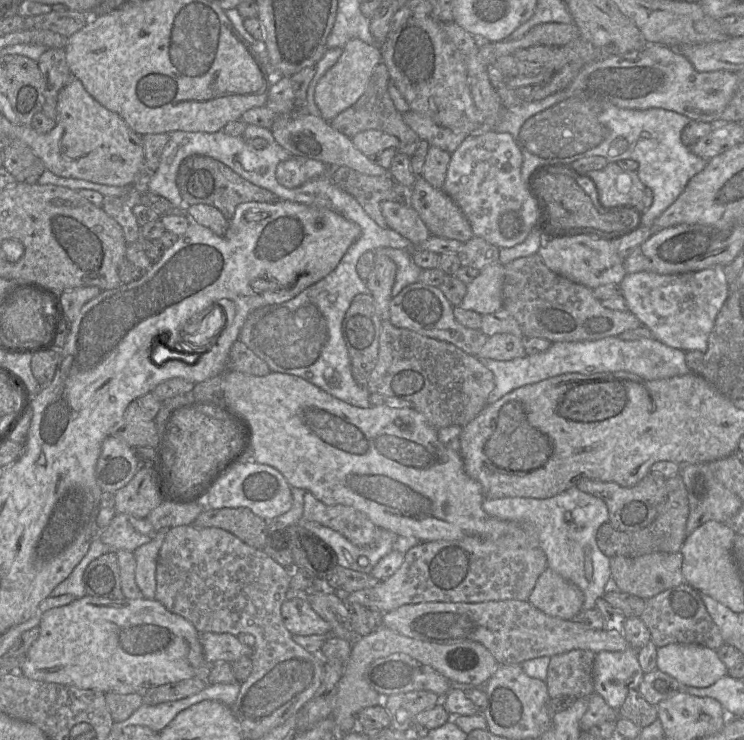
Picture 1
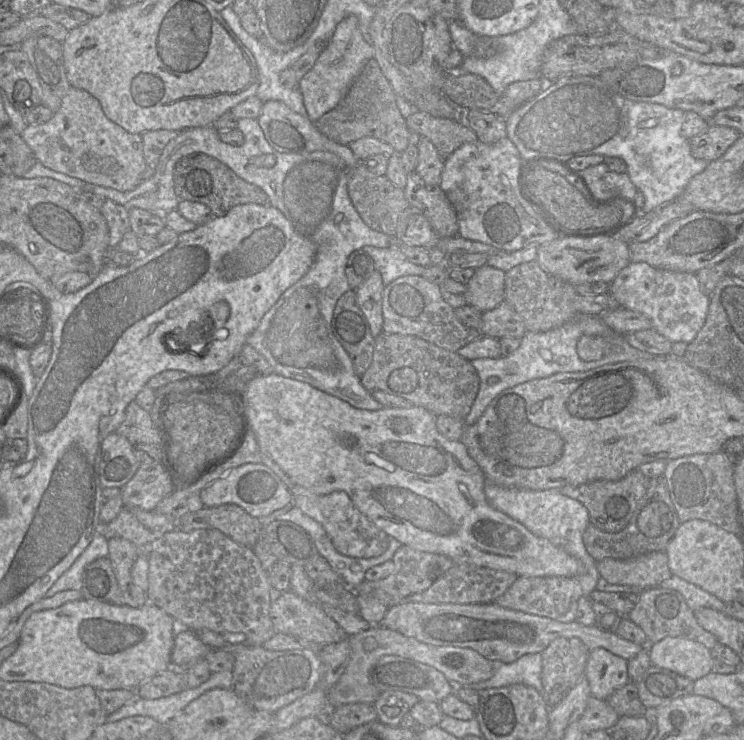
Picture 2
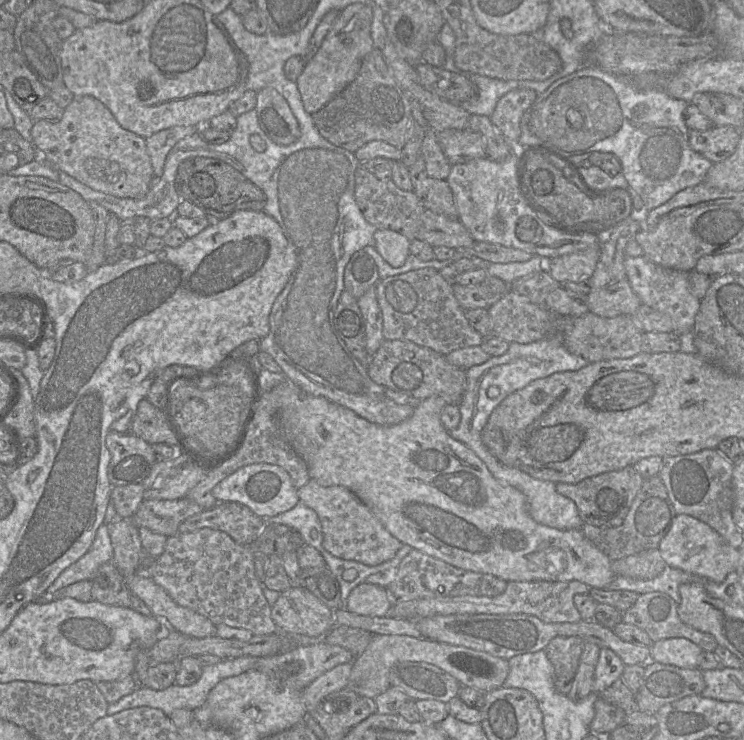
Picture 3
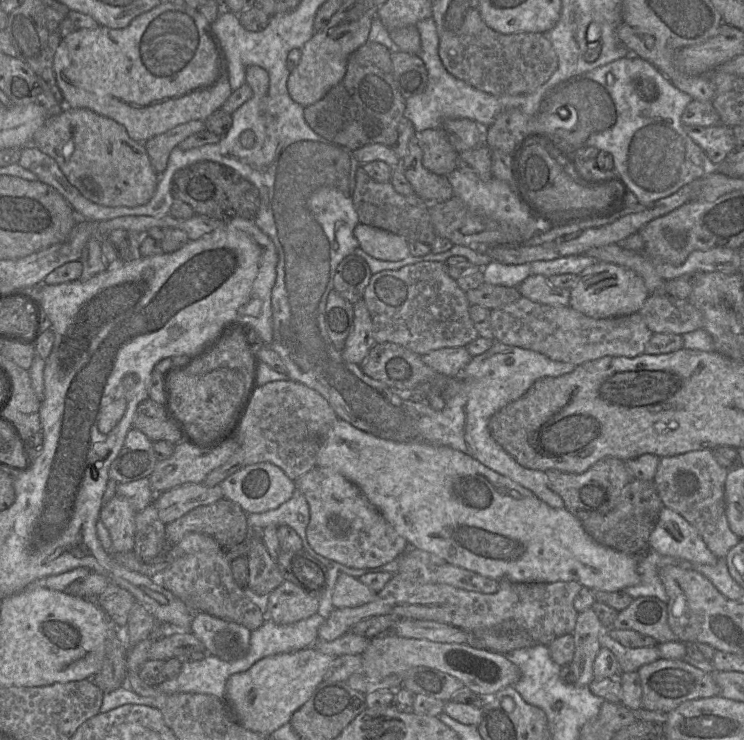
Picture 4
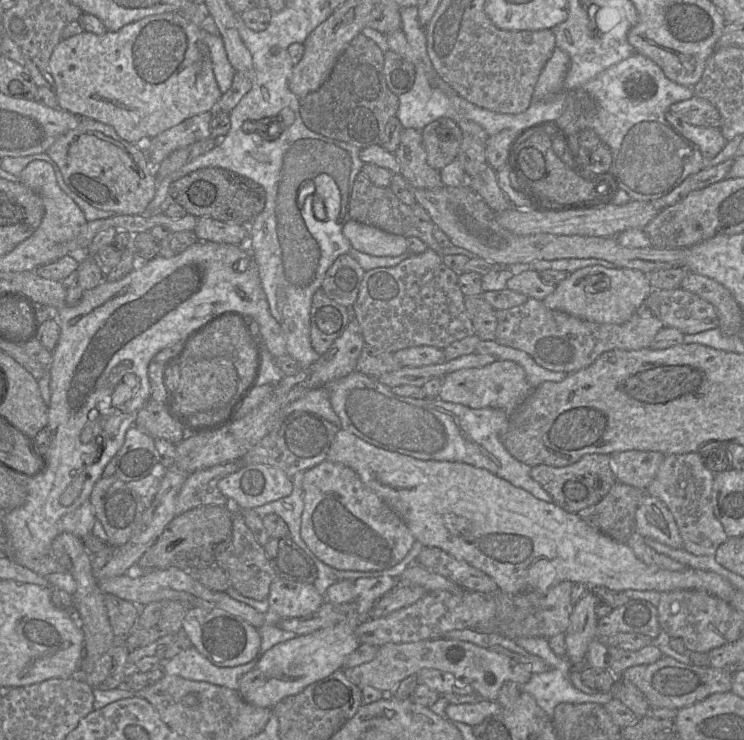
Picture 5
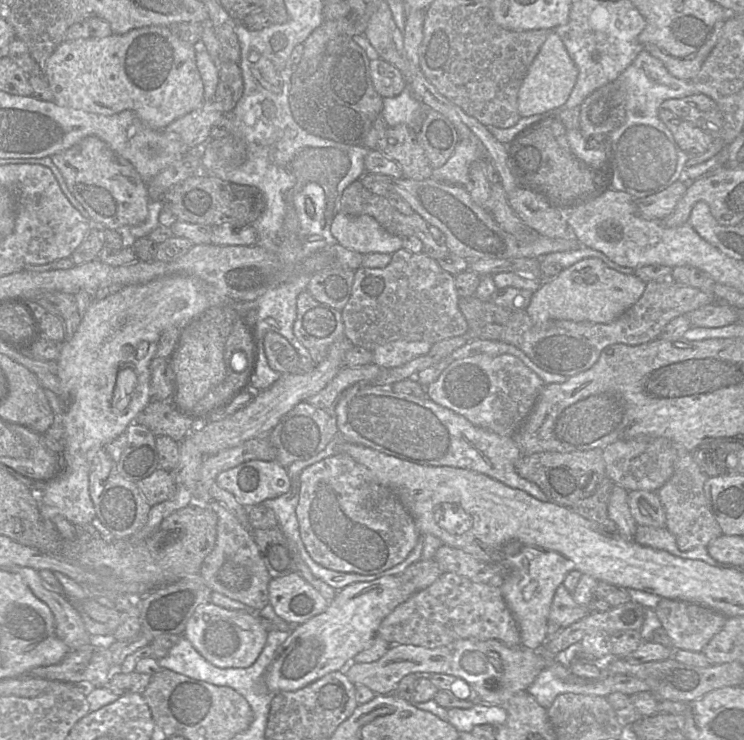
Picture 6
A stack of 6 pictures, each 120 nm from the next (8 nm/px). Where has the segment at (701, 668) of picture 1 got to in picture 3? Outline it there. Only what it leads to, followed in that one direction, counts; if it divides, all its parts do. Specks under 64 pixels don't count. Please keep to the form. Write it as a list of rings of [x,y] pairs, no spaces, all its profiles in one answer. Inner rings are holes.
[[[686,638],[663,639],[651,644],[650,661],[679,668],[699,668],[703,650]]]

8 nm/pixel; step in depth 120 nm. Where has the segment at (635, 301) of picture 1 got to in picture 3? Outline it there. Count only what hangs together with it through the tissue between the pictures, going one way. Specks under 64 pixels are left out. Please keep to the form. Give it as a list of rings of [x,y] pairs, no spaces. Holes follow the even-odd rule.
[[[643,255],[638,257],[625,256],[624,268],[629,283],[642,304],[668,314],[674,321],[674,333],[677,335],[692,331],[695,316],[700,307],[700,300],[690,291],[688,272],[664,268]]]

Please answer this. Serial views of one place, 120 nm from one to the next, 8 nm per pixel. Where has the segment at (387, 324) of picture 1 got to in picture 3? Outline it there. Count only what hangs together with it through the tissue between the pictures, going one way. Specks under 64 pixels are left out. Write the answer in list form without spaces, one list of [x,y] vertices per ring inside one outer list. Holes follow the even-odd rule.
[[[386,340],[371,357],[367,365],[370,379],[378,385],[396,392],[424,400],[441,396],[447,404],[457,405],[467,387],[466,371],[450,364],[445,355],[417,345],[409,340]]]

